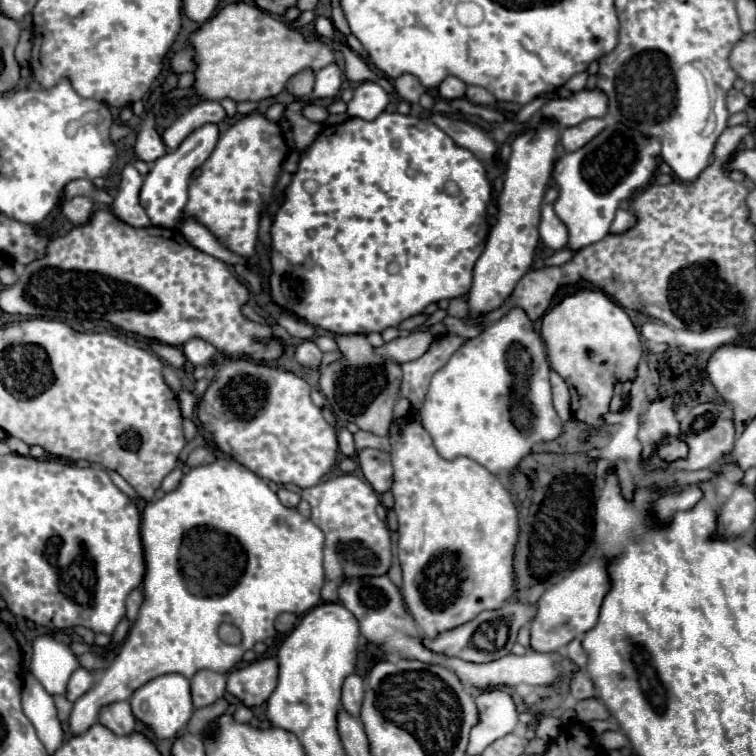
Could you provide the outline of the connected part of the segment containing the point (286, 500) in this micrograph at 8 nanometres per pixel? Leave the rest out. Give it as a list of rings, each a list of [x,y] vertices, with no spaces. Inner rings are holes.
[[[280,487],[280,489],[278,489],[278,497],[280,497],[280,501],[282,501],[286,507],[296,507],[296,505],[300,503],[300,495],[298,495],[296,491],[286,489],[286,487]]]

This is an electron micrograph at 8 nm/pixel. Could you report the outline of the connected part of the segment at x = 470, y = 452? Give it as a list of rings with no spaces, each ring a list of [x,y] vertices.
[[[512,307],[502,319],[488,325],[478,337],[466,341],[430,381],[424,405],[418,411],[422,425],[430,433],[436,451],[444,459],[456,459],[460,455],[474,459],[492,473],[512,471],[522,457],[526,457],[536,443],[536,437],[558,437],[562,433],[562,421],[552,407],[550,393],[550,365],[540,335],[534,331],[526,311]]]

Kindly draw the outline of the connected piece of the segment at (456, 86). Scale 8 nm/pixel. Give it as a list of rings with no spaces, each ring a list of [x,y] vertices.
[[[446,77],[438,87],[438,93],[442,99],[460,99],[466,93],[466,83],[456,77]]]

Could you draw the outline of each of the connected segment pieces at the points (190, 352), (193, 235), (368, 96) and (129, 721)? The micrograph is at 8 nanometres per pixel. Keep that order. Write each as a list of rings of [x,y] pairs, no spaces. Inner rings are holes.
[[[192,339],[182,347],[186,359],[192,365],[210,365],[216,359],[216,347],[212,347],[210,343],[202,341],[202,339]]]
[[[184,219],[180,233],[182,233],[196,249],[200,249],[200,251],[204,251],[204,253],[208,253],[208,255],[212,255],[212,257],[216,257],[216,259],[222,259],[222,261],[226,261],[228,265],[246,265],[246,260],[243,257],[234,255],[234,253],[230,253],[226,247],[222,247],[222,245],[218,243],[218,239],[216,239],[204,225],[200,225],[196,219]]]
[[[366,81],[360,87],[356,87],[346,113],[350,117],[360,117],[360,119],[372,121],[386,109],[386,105],[388,105],[388,93],[378,83]]]
[[[128,701],[110,703],[108,707],[104,707],[104,711],[100,711],[98,721],[118,735],[128,735],[136,729],[136,719],[132,715],[132,709],[130,709]]]

